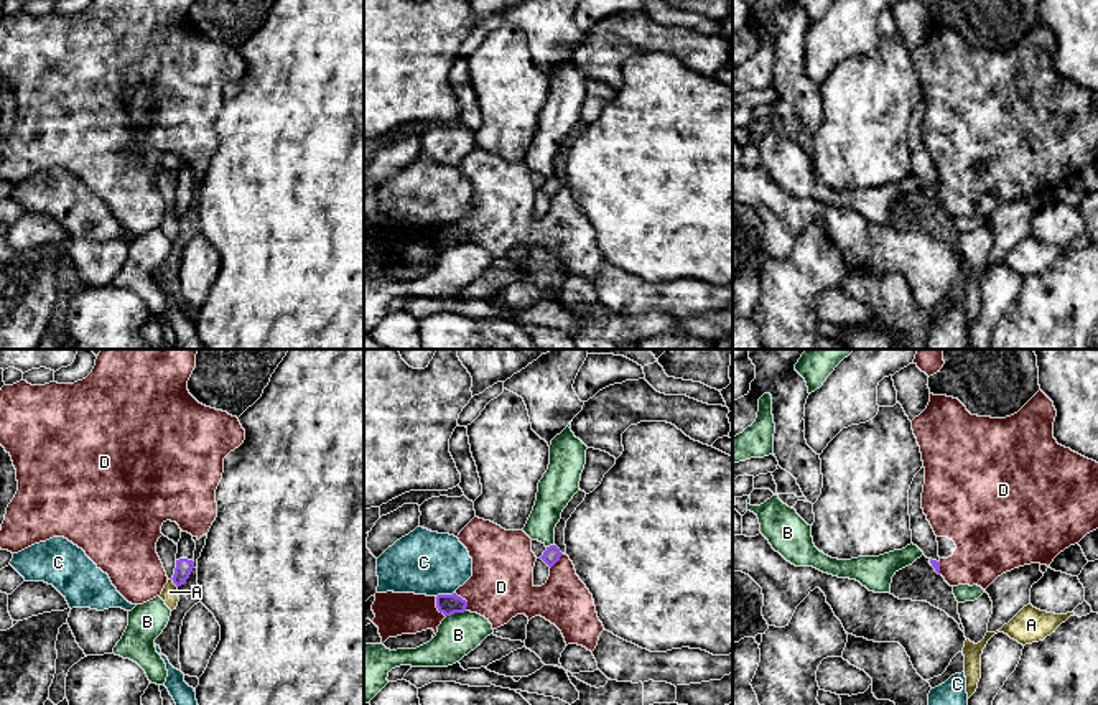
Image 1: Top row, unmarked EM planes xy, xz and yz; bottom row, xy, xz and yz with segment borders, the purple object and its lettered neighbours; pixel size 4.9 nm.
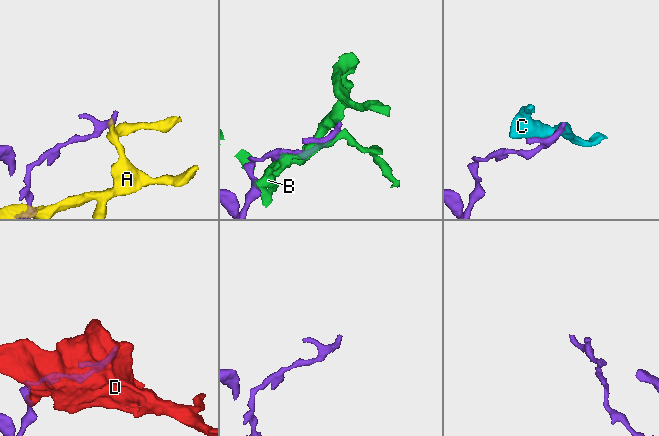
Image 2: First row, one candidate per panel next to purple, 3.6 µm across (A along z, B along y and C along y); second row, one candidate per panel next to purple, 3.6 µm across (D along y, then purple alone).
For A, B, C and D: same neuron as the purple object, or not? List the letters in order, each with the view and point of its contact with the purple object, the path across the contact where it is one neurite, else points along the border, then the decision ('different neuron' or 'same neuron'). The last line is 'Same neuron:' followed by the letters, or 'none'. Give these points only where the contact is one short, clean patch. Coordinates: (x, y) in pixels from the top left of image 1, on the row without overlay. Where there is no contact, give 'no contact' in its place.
A: xy (173, 213) | along xy (172, 210), (176, 218) | different neuron
B: xz (455, 242) | different neuron
C: xz (445, 226) | different neuron
D: xz (465, 231) | different neuron
Same neuron: none

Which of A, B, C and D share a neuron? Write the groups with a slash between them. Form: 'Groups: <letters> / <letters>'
Groups: A / B / C / D

